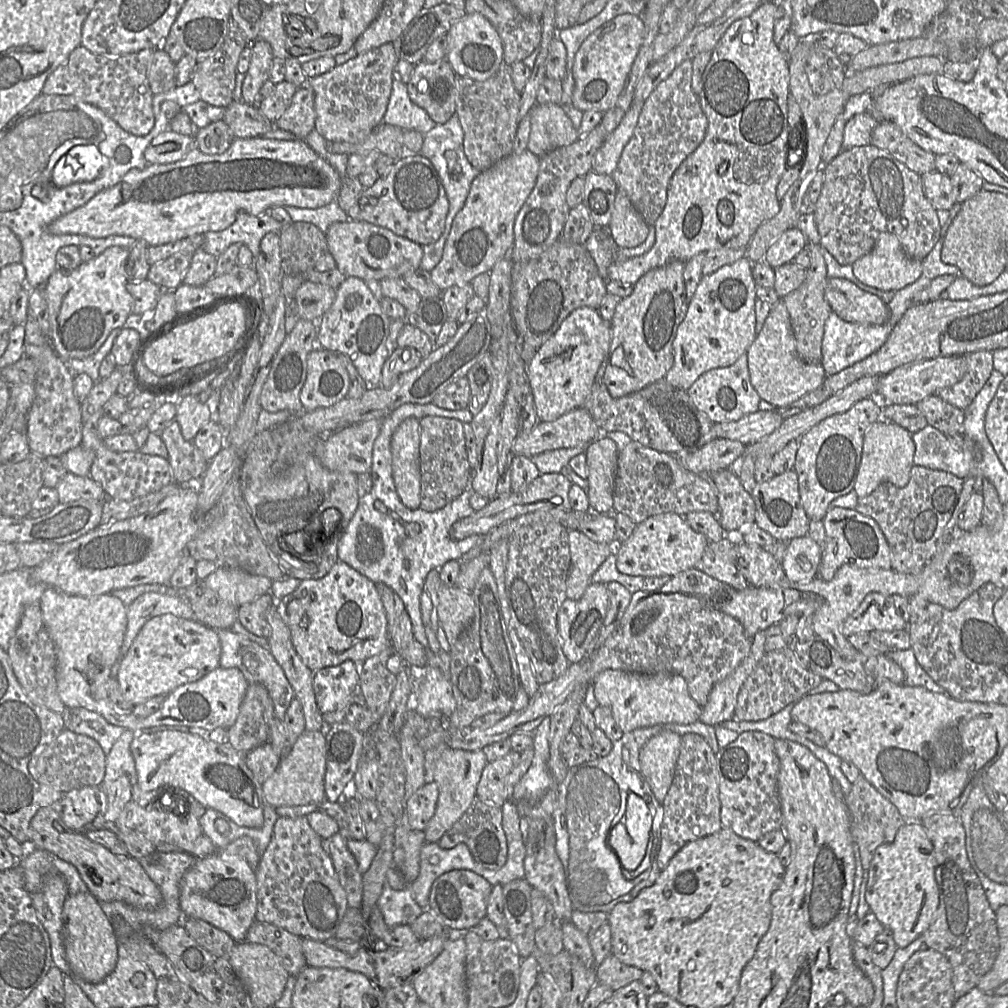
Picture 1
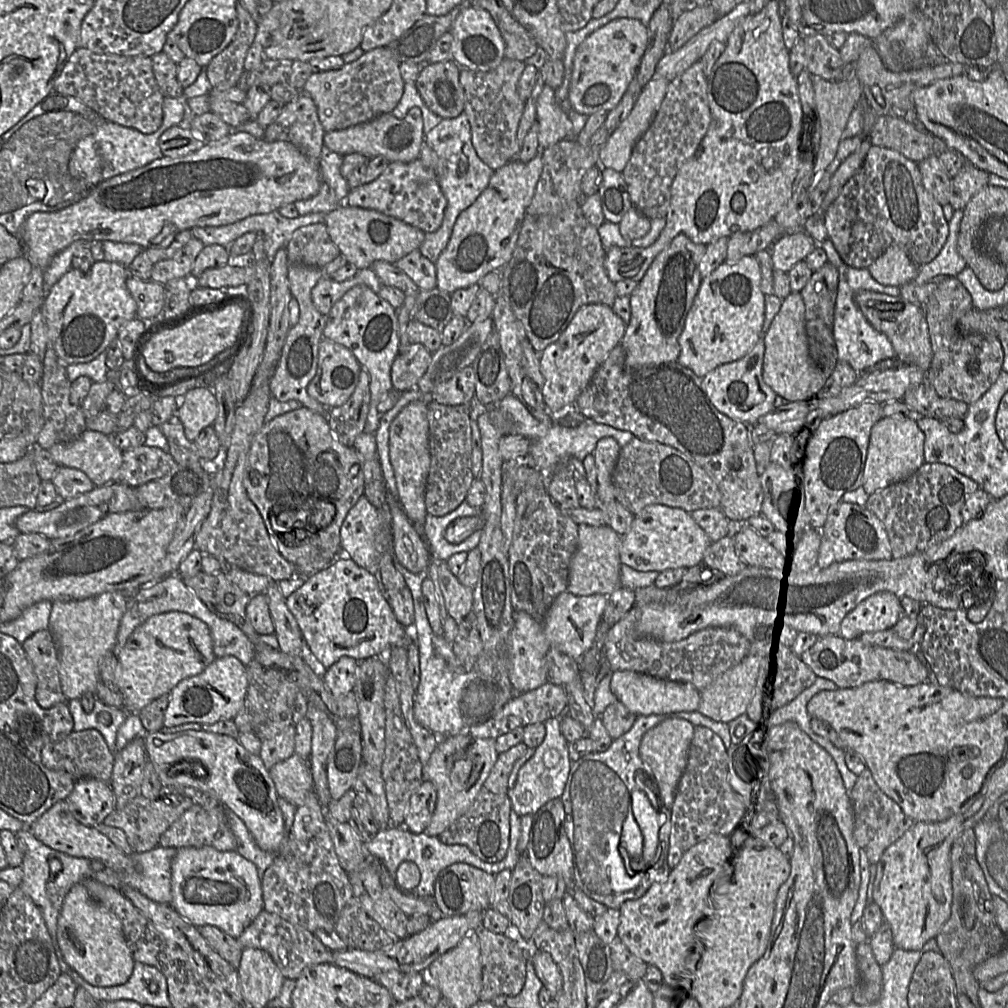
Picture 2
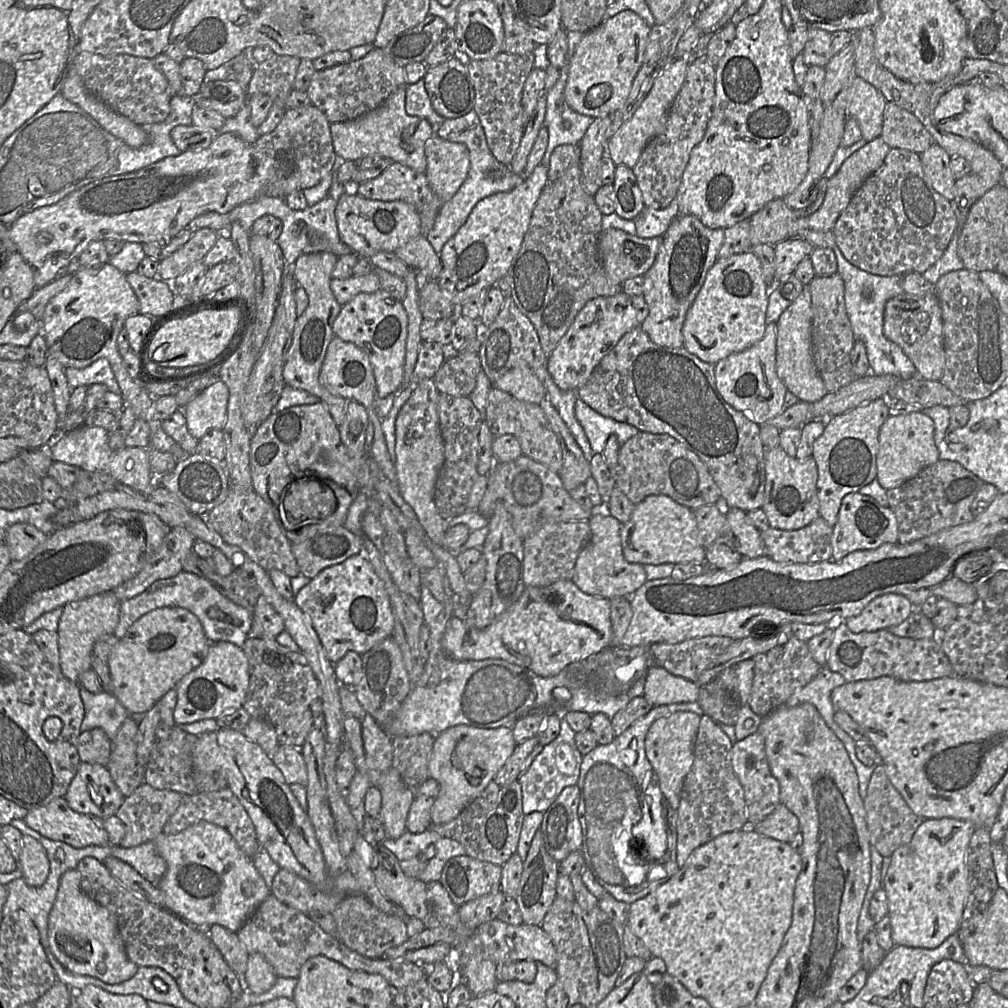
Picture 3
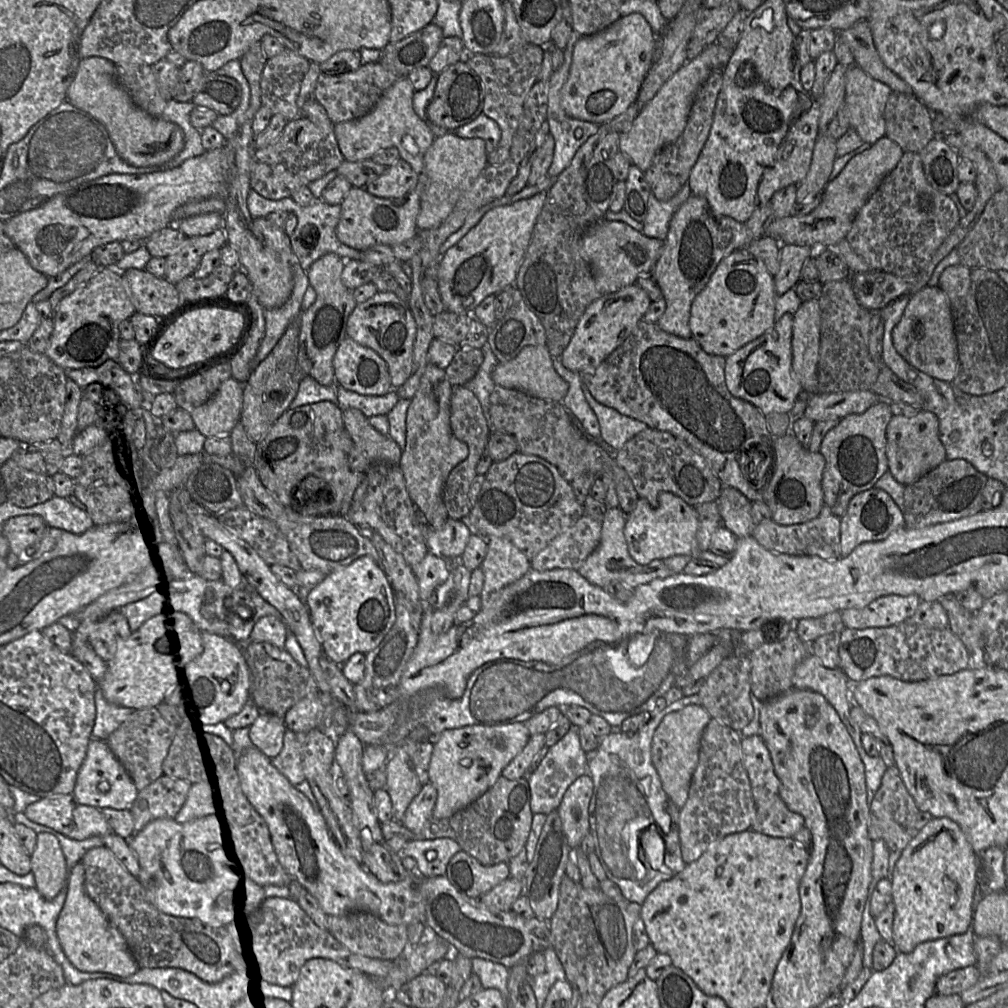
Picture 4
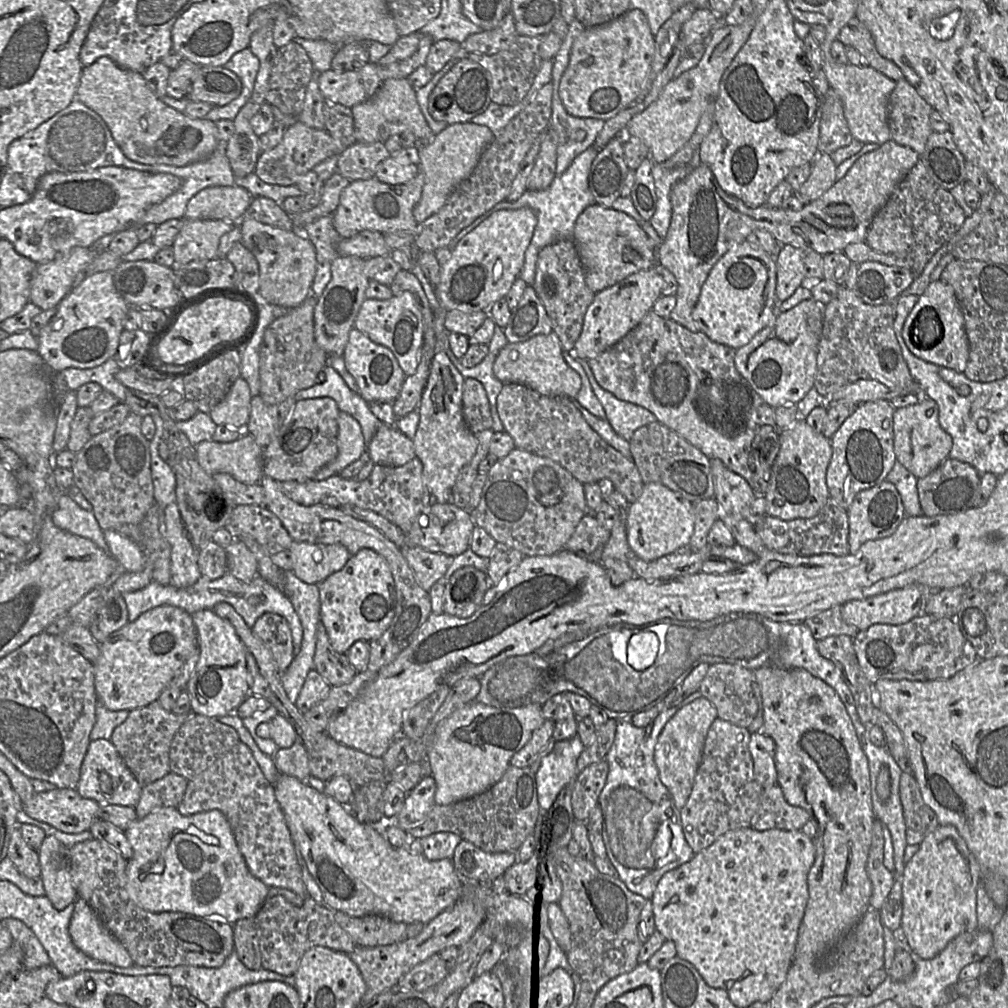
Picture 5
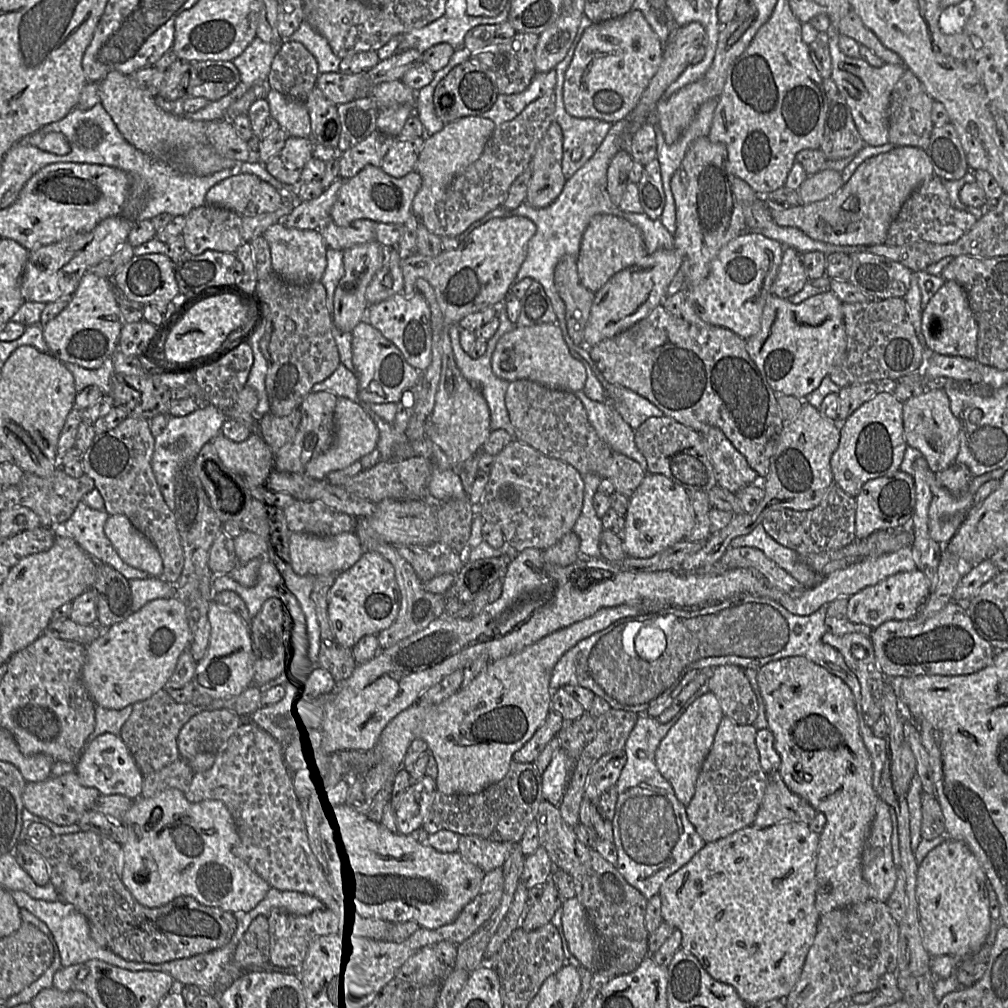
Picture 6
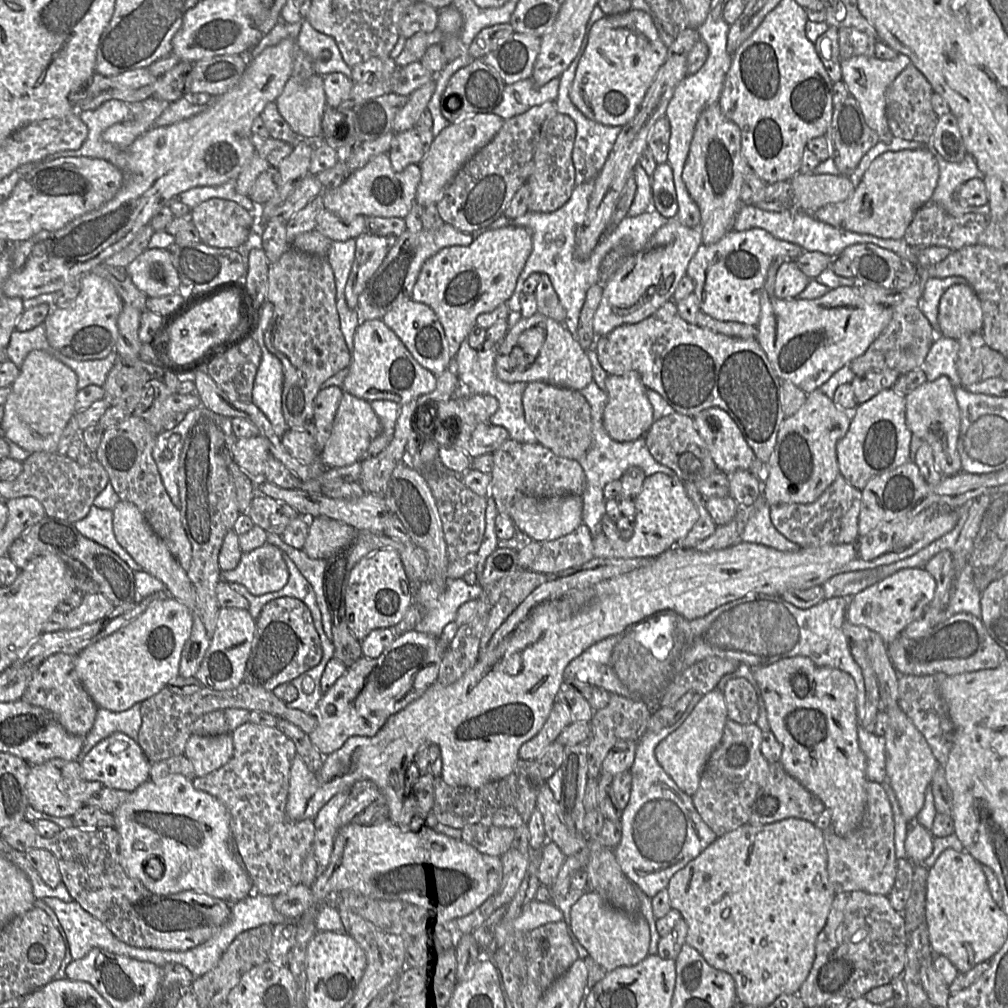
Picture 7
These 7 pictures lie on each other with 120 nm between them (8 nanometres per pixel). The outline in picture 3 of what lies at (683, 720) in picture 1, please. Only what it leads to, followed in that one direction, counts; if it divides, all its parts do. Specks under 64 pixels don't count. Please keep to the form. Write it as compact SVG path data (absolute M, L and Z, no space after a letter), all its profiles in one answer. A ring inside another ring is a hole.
M651 666L646 674L642 697L654 706L696 702L700 688L692 681Z

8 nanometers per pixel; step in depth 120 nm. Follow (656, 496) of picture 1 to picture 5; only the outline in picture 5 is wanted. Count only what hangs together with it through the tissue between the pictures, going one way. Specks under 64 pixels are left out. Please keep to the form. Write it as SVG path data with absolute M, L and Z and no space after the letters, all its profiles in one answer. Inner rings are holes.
M654 421L638 428L629 442L631 459L644 484L660 483L680 493L690 502L715 496L710 458L674 430L659 421Z

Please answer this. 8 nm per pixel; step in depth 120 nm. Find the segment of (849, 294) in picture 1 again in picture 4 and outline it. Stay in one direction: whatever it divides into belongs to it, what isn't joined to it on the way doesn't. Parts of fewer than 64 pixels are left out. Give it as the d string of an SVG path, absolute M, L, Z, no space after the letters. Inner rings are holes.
M926 286L910 296L901 320L892 330L892 343L910 365L932 378L952 383L959 371L957 341L949 299L938 286Z

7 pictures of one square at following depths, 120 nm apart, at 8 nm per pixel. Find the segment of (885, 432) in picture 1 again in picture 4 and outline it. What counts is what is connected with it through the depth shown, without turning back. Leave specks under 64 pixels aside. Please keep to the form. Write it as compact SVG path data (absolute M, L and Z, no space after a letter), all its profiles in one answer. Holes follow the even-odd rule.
M923 409L912 416L893 415L886 427L886 456L888 471L904 486L916 482L946 460L936 415Z

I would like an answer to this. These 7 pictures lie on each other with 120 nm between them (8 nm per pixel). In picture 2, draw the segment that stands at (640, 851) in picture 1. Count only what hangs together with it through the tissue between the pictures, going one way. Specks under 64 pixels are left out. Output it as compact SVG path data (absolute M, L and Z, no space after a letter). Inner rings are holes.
M639 789L632 793L632 811L642 832L644 846L641 857L638 859L632 858L631 864L633 870L641 871L642 869L646 869L645 866L655 858L659 843L659 829L664 822L665 814L656 810L645 792ZM640 862L641 865L639 865ZM635 866L638 868L635 868Z

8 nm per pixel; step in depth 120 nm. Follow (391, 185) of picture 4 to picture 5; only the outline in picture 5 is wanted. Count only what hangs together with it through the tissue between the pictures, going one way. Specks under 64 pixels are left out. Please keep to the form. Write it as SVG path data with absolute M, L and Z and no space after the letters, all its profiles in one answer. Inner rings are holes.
M417 146L401 149L379 163L375 178L389 184L404 184L419 172L419 149Z

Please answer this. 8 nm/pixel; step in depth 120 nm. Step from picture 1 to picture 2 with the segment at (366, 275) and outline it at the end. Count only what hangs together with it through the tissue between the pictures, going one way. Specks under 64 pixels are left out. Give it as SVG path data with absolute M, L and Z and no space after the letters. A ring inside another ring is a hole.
M345 203L326 214L325 226L341 255L359 270L371 267L377 260L395 264L408 253L419 249L425 236L421 229L402 220L376 210L352 207Z

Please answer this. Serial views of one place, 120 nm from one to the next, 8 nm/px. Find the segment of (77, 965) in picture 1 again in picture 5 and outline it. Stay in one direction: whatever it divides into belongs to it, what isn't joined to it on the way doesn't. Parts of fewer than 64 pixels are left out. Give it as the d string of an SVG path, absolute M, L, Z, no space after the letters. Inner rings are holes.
M78 897L73 904L68 931L74 945L100 962L119 967L133 966L127 949L103 925L87 902Z

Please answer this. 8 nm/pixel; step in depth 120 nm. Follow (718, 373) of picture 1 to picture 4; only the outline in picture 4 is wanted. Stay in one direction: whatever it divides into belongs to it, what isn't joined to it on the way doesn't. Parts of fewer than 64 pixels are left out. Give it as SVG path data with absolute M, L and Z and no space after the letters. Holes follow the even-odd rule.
M786 313L767 333L726 357L725 383L736 398L757 407L765 416L789 413L794 407L802 386L792 370L793 314Z

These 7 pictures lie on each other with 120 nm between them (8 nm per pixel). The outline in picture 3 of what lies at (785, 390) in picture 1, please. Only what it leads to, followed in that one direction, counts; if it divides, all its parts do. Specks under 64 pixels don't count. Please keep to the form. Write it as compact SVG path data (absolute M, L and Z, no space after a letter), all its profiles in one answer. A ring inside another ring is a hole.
M808 287L791 302L776 322L776 373L788 392L794 394L799 401L813 403L824 397L828 391L819 375L812 356L812 308L811 294Z

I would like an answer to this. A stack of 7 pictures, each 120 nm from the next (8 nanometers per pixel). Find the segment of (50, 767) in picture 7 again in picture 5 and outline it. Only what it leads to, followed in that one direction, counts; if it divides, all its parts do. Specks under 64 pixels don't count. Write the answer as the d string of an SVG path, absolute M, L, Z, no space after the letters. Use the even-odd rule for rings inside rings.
M56 788L34 794L22 808L33 819L47 823L64 833L78 834L88 831L92 822L99 817L100 805L95 800L83 798L76 789Z

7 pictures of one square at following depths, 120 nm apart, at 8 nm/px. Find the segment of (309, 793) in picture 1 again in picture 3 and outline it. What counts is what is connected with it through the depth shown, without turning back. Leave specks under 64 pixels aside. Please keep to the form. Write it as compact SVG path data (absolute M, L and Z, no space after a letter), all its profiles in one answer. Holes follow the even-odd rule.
M286 745L278 746L278 750L271 758L288 785L307 786L307 768L300 748Z

